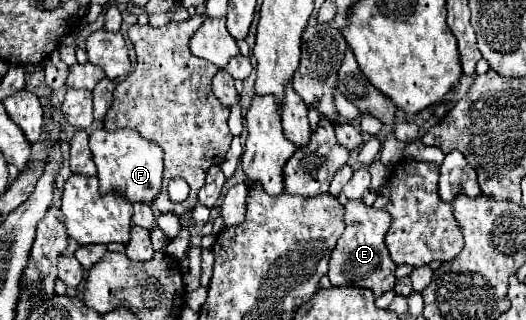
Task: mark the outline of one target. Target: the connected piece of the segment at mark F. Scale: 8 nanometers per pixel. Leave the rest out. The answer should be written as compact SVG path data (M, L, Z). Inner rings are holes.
M97 129L89 137L89 149L97 165L97 179L103 195L107 195L109 191L117 191L129 203L149 203L149 205L151 199L159 195L163 179L163 149L159 145L143 139L139 133L129 129L119 131Z

